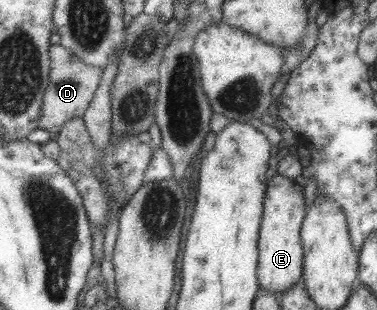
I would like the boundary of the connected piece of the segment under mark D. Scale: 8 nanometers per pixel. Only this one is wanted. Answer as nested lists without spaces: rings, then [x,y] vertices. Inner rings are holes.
[[[54,44],[49,49],[49,80],[40,106],[38,128],[47,130],[52,135],[58,133],[61,126],[71,118],[82,117],[88,104],[98,89],[103,68],[88,66],[61,45]]]

